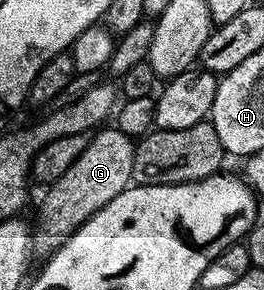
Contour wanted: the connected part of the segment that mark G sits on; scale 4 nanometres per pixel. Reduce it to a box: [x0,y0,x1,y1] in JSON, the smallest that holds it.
[35,128,134,252]

